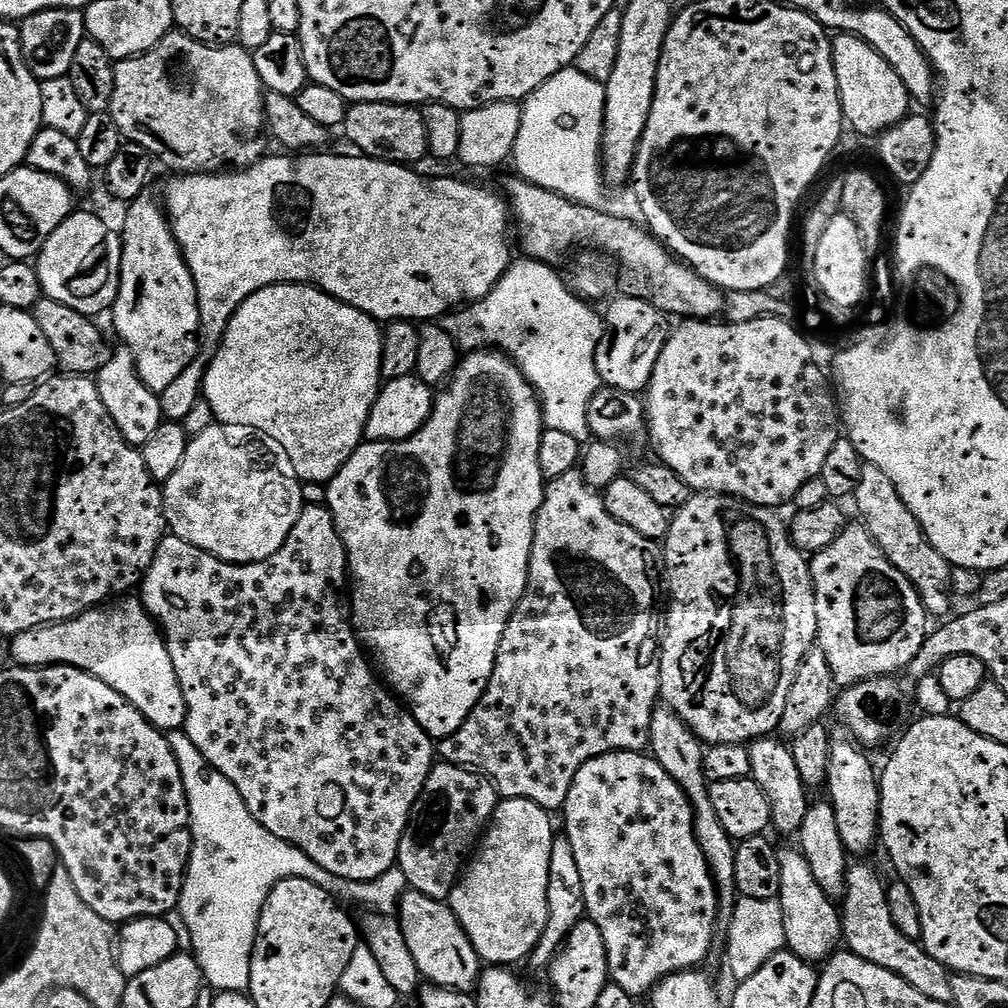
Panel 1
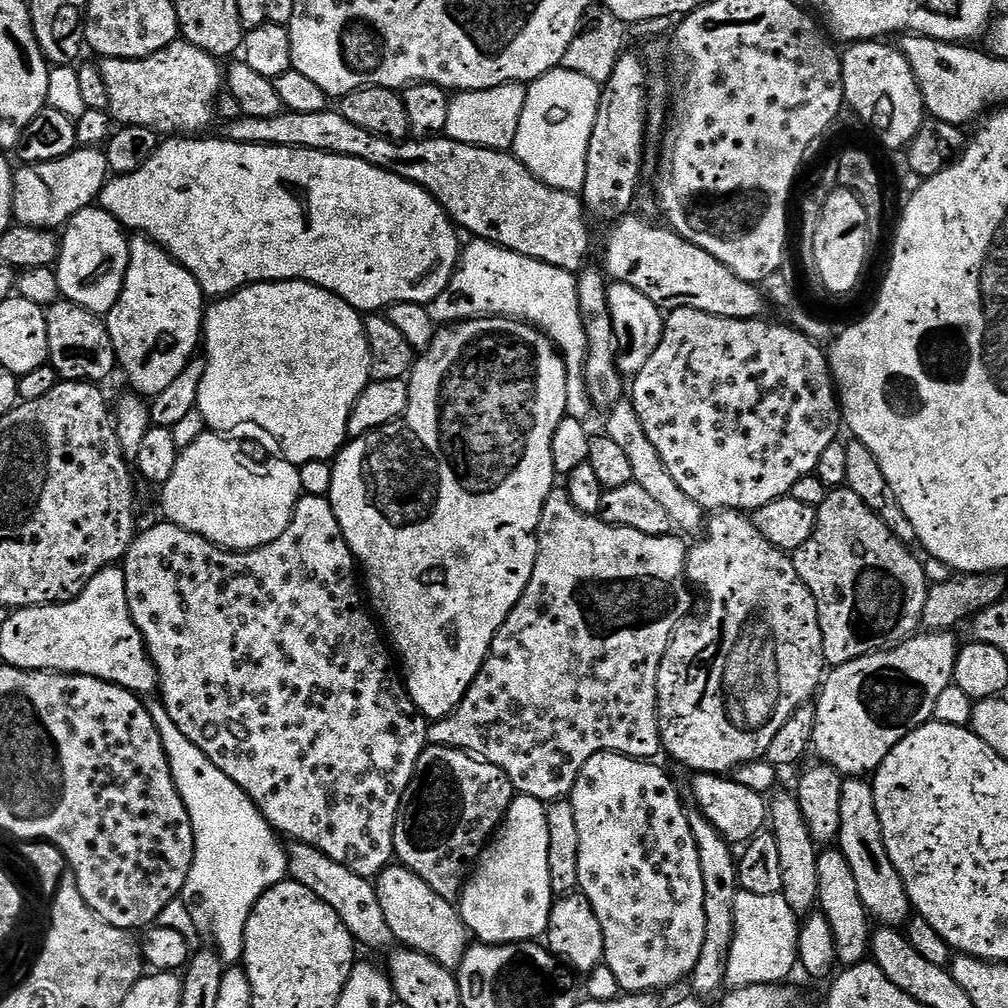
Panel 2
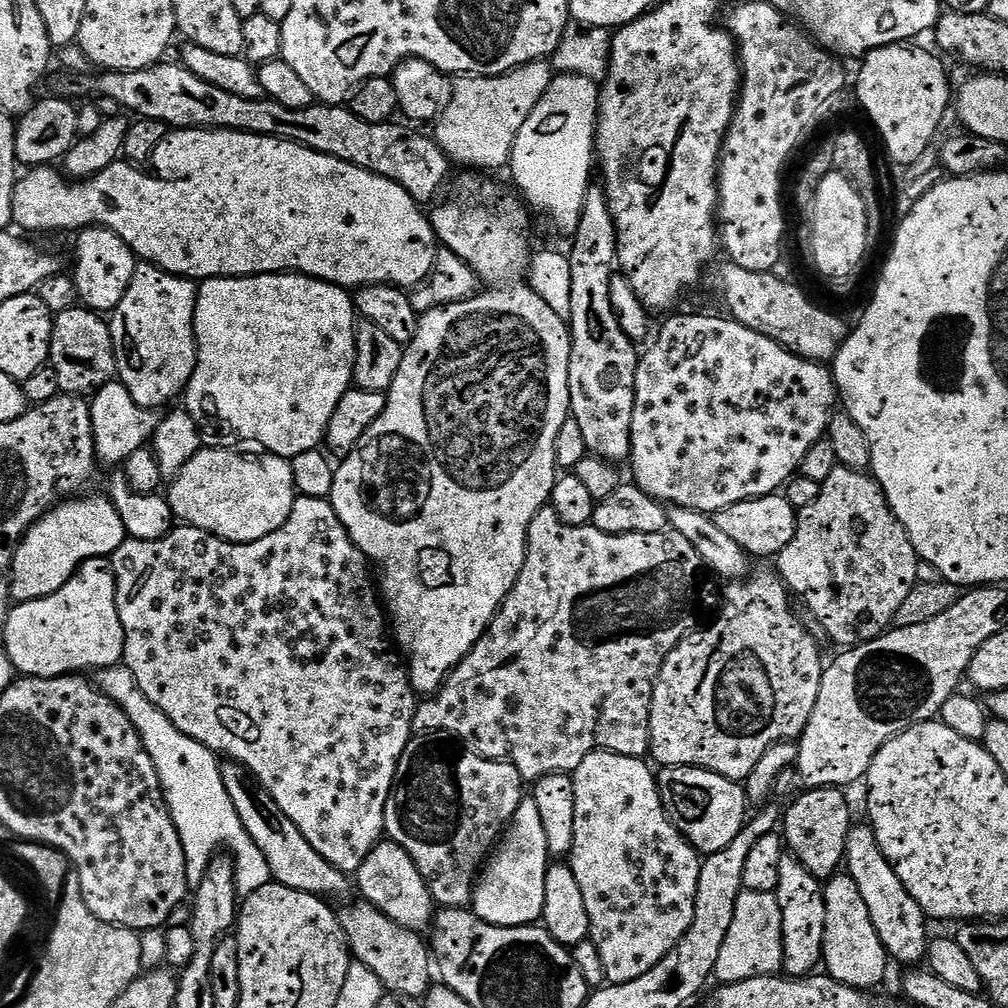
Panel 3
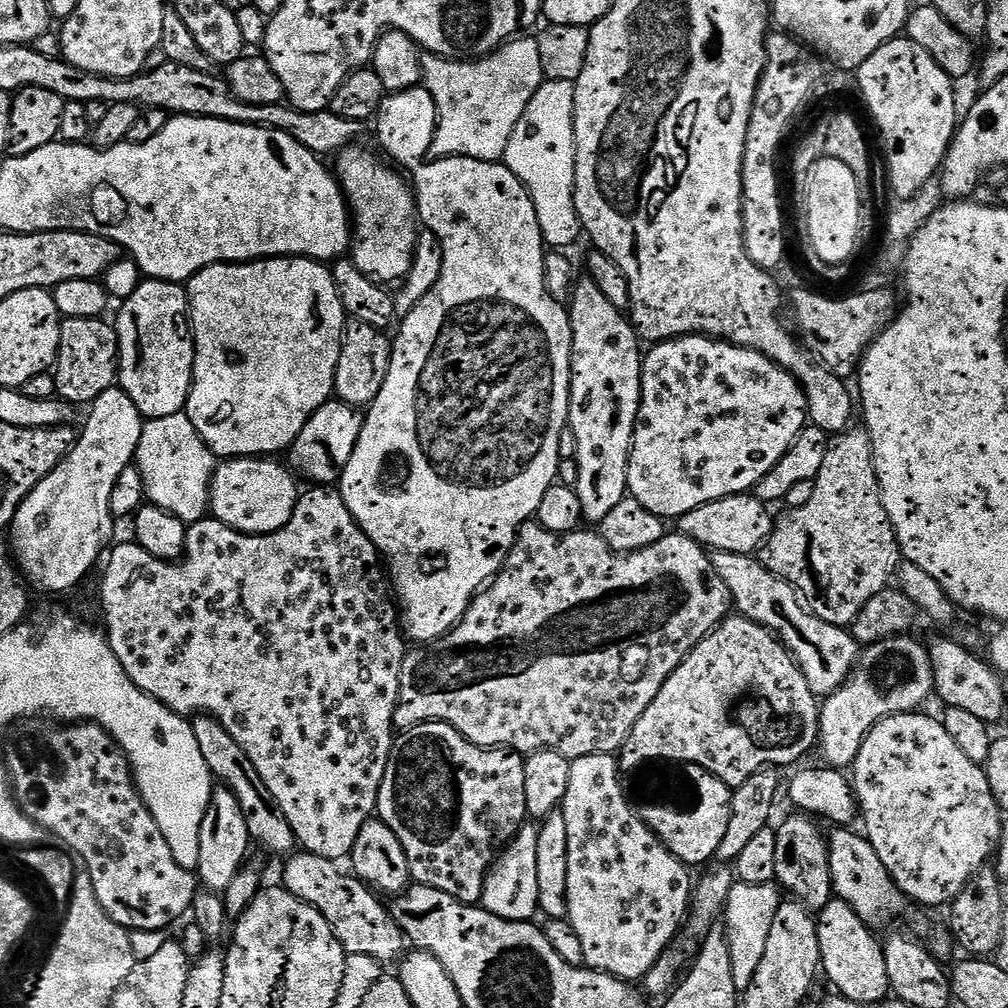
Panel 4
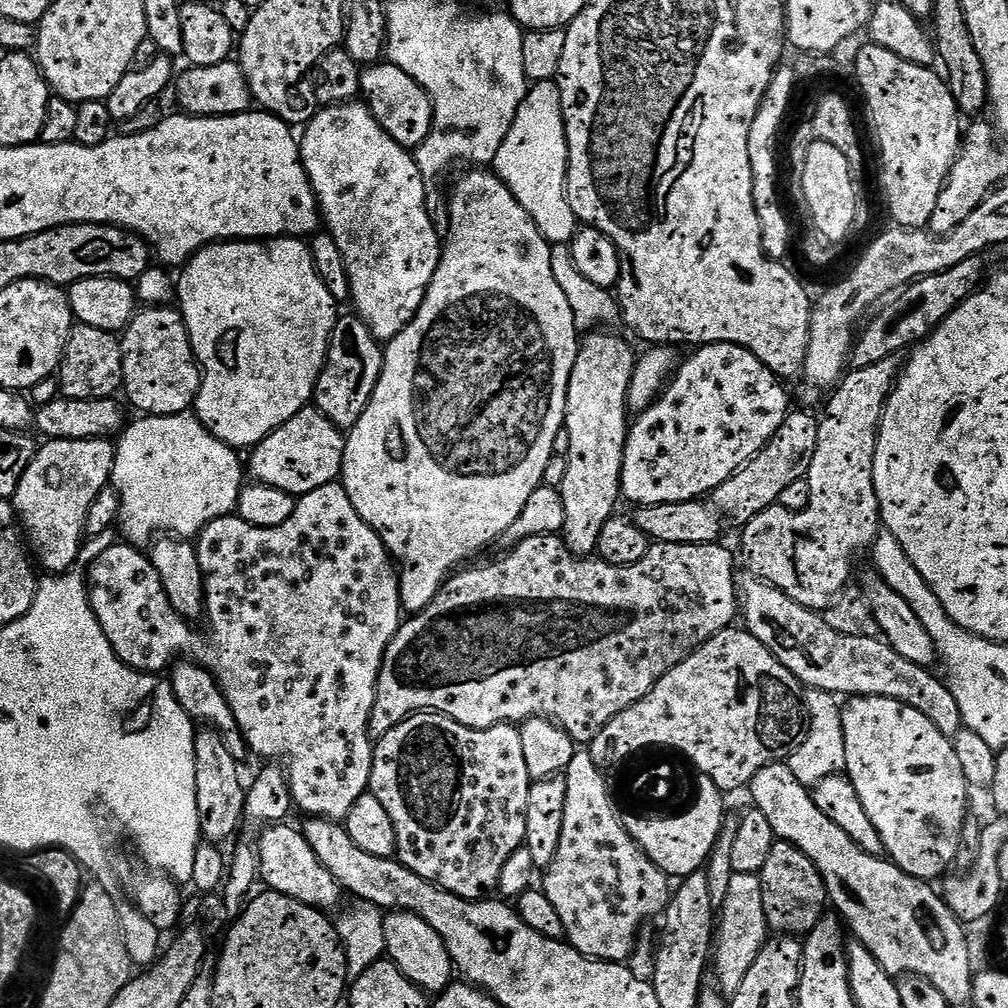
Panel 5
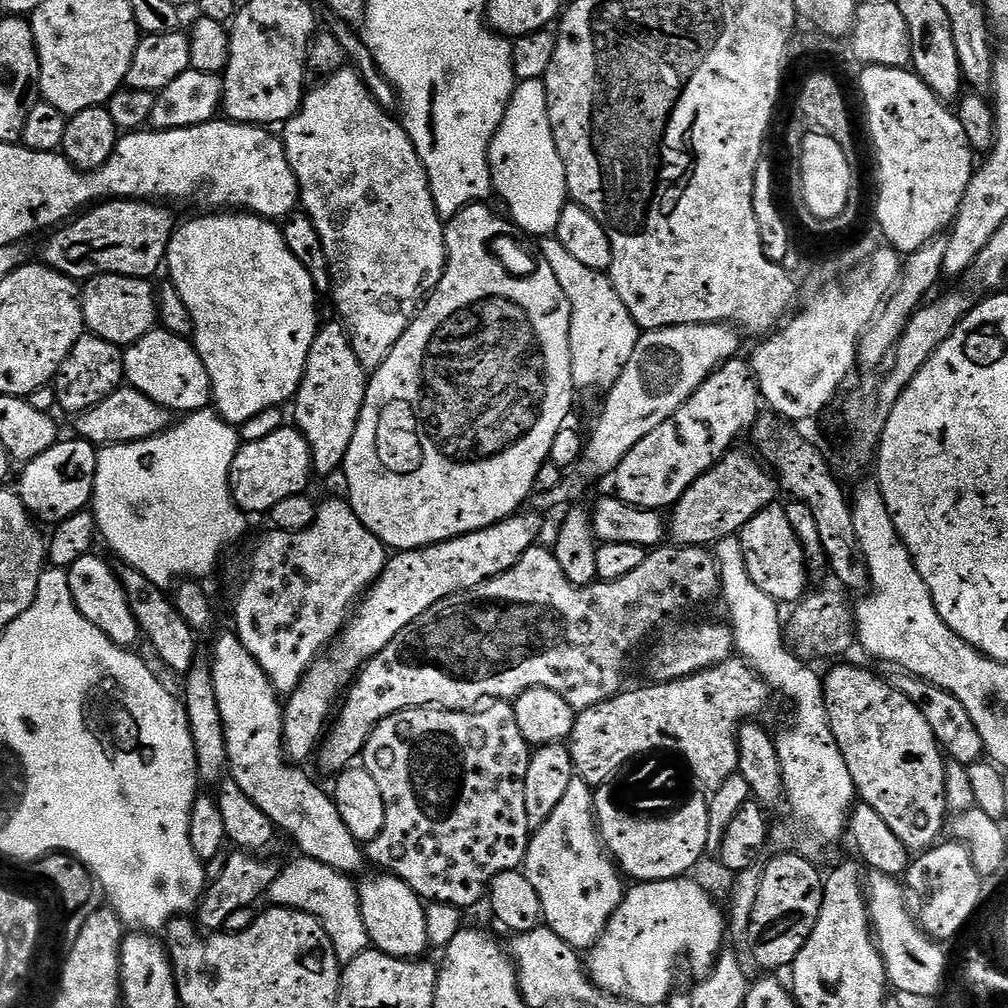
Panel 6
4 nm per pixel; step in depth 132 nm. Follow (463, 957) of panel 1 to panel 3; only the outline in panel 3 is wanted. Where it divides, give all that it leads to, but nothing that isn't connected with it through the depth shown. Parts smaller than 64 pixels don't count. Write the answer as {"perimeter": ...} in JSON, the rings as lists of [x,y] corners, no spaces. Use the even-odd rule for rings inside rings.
{"perimeter":[[[384,838],[366,854],[366,860],[354,874],[354,884],[367,903],[373,904],[386,918],[412,932],[423,933],[434,918],[434,901],[418,866],[393,840]]]}

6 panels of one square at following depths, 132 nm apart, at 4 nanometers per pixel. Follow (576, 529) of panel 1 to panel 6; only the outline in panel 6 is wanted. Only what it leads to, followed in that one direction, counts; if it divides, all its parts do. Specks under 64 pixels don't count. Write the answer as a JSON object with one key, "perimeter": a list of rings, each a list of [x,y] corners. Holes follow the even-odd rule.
{"perimeter":[[[537,546],[526,550],[522,558],[510,570],[498,574],[498,578],[490,578],[482,582],[482,586],[474,586],[474,590],[466,590],[454,594],[450,598],[442,598],[442,602],[431,606],[424,614],[421,614],[408,626],[386,650],[382,650],[373,660],[368,661],[360,669],[355,680],[352,681],[347,689],[346,698],[348,701],[339,705],[334,719],[326,732],[326,739],[321,743],[318,749],[318,761],[320,768],[324,772],[339,773],[341,770],[355,765],[361,759],[366,742],[370,738],[372,730],[390,714],[398,714],[402,710],[411,708],[446,708],[449,712],[462,712],[465,710],[475,709],[477,706],[488,702],[512,702],[516,697],[522,695],[526,690],[531,688],[545,688],[554,690],[554,694],[562,694],[566,702],[577,710],[583,710],[590,706],[598,706],[604,700],[611,700],[613,696],[619,696],[624,684],[624,671],[628,668],[628,659],[632,656],[632,651],[659,626],[663,620],[668,620],[671,616],[680,616],[683,612],[692,612],[695,608],[700,608],[703,604],[708,604],[712,599],[720,596],[720,567],[716,564],[715,555],[704,546],[660,546],[655,550],[649,551],[645,555],[642,566],[638,570],[626,574],[626,578],[617,580],[602,580],[594,584],[587,584],[586,587],[580,588],[577,584],[572,584],[566,574],[562,574],[562,566],[558,566],[558,558],[555,551],[548,552],[543,546]]]}

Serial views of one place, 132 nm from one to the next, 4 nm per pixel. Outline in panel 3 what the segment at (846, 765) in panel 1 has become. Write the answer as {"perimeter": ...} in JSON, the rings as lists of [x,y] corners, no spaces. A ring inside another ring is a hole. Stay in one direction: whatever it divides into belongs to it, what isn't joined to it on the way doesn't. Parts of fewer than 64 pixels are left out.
{"perimeter":[[[857,823],[850,830],[846,850],[844,851],[844,864],[847,875],[858,886],[866,906],[870,909],[870,922],[874,922],[874,930],[878,930],[878,938],[882,938],[882,946],[888,951],[889,957],[904,966],[916,966],[928,954],[929,921],[924,915],[922,906],[910,898],[906,886],[894,874],[890,862],[882,854],[876,841],[874,830],[867,823]]]}

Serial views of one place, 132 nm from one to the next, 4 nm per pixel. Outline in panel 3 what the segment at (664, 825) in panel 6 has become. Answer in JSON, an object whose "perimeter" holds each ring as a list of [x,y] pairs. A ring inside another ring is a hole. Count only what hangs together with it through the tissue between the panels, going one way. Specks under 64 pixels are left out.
{"perimeter":[[[661,767],[656,785],[672,825],[704,856],[726,850],[727,844],[749,819],[750,805],[743,783],[722,778],[722,774],[714,774],[705,768]]]}

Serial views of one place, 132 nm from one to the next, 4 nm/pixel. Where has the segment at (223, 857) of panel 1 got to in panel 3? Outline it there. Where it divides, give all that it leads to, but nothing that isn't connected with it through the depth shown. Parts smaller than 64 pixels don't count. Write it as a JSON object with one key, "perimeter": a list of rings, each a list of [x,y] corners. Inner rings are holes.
{"perimeter":[[[102,668],[95,676],[96,687],[115,704],[120,705],[122,711],[130,718],[130,722],[134,722],[154,762],[154,770],[158,770],[160,788],[164,792],[168,812],[174,818],[174,826],[178,830],[178,838],[186,854],[189,885],[195,886],[202,882],[206,866],[211,860],[216,859],[221,849],[224,849],[235,859],[237,881],[244,882],[244,879],[248,879],[246,888],[249,893],[262,890],[262,886],[266,886],[272,880],[270,866],[266,858],[262,858],[262,850],[254,846],[254,838],[246,834],[242,818],[238,818],[238,810],[234,810],[234,802],[230,802],[226,786],[222,786],[221,761],[217,753],[178,731],[166,718],[166,714],[162,714],[162,710],[158,710],[158,706],[154,706],[154,702],[150,702],[150,698],[146,698],[142,690],[137,688],[134,674],[130,674],[128,668]]]}

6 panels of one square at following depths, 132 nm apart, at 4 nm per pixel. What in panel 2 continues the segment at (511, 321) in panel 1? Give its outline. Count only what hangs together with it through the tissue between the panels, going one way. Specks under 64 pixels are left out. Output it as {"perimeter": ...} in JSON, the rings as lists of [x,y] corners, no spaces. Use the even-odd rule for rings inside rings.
{"perimeter":[[[472,238],[463,245],[460,260],[446,290],[442,290],[442,294],[438,294],[438,298],[431,300],[426,307],[432,323],[437,326],[458,324],[462,320],[507,318],[523,320],[525,324],[540,329],[552,341],[564,359],[564,367],[568,369],[567,415],[587,421],[588,412],[593,411],[592,399],[588,396],[583,378],[584,363],[588,357],[588,338],[578,306],[576,281],[577,277],[573,273],[558,266],[526,258],[488,240]]]}

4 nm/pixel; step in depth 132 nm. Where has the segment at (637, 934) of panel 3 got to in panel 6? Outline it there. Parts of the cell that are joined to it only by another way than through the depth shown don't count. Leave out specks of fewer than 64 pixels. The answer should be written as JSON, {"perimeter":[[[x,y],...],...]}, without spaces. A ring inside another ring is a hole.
{"perimeter":[[[573,778],[550,818],[529,835],[522,865],[524,876],[532,883],[542,902],[544,924],[558,934],[562,942],[577,950],[590,950],[596,945],[614,910],[618,910],[623,902],[626,891],[616,861],[600,841],[593,795],[593,785]]]}

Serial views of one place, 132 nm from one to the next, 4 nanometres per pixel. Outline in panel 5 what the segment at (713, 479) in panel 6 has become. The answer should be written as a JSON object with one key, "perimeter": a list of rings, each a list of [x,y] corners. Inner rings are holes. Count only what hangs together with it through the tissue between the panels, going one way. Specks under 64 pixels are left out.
{"perimeter":[[[789,411],[783,426],[774,434],[774,438],[756,455],[749,464],[734,473],[722,486],[710,494],[711,503],[721,517],[729,516],[737,520],[740,526],[753,520],[762,510],[771,508],[779,501],[780,495],[795,480],[803,480],[808,475],[810,466],[816,463],[818,453],[818,430],[820,420],[808,412]]]}

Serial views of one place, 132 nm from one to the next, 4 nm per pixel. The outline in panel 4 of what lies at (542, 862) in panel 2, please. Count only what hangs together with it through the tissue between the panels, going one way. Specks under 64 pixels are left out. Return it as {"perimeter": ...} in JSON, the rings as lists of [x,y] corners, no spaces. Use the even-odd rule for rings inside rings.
{"perimeter":[[[526,822],[516,831],[516,836],[508,843],[507,848],[496,857],[496,863],[488,869],[488,877],[484,879],[484,899],[482,906],[490,914],[507,920],[523,920],[525,922],[537,915],[538,902],[538,838],[539,827],[535,823]]]}

